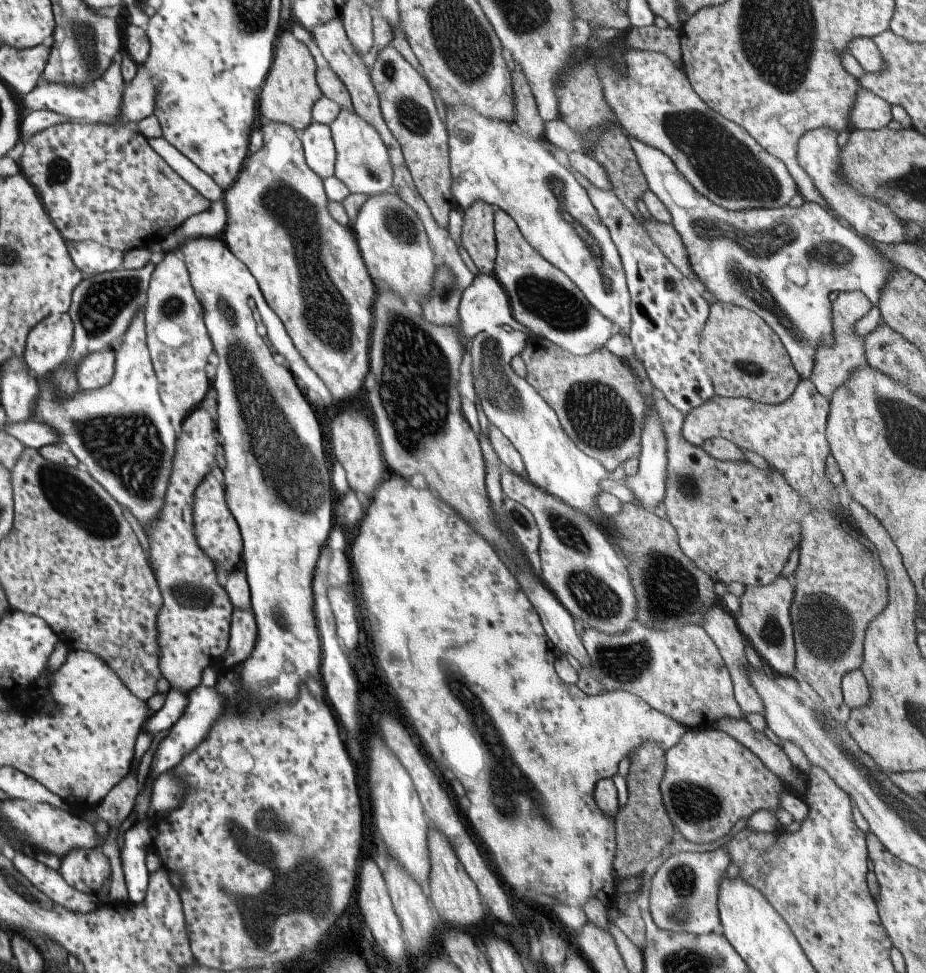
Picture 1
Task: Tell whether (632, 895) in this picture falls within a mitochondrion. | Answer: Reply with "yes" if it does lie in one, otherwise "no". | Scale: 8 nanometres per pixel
no

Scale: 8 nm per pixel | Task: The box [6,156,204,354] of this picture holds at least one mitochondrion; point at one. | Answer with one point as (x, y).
(102, 304)

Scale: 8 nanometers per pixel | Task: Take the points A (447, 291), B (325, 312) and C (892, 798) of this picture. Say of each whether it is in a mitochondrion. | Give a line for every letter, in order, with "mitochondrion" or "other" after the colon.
A: mitochondrion
B: mitochondrion
C: mitochondrion

